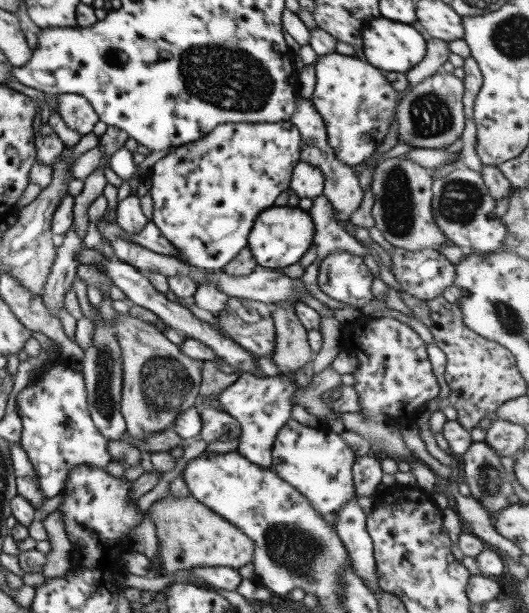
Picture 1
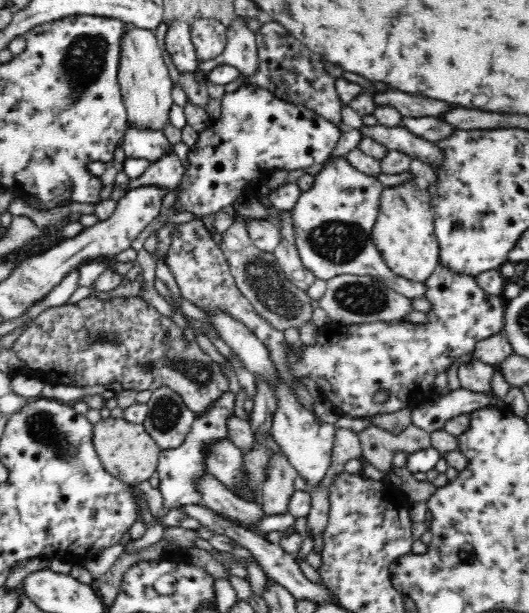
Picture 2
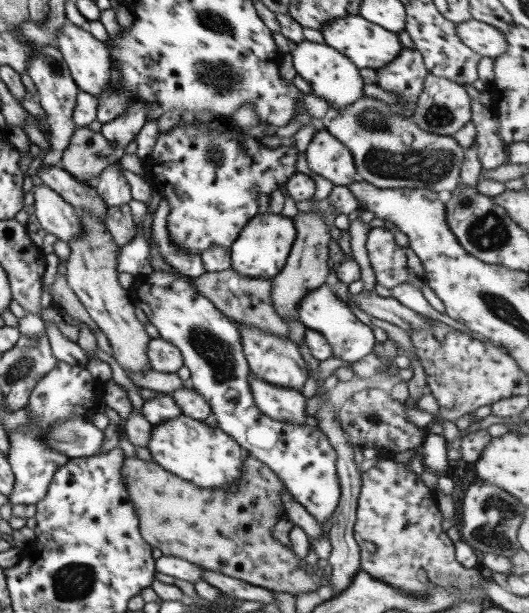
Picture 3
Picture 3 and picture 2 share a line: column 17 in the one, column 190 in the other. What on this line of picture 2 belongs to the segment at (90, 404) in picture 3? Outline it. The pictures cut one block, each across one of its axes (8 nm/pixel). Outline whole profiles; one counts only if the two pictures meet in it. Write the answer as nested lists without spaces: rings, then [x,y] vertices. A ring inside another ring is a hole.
[[[232,391],[222,392],[218,400],[204,412],[204,417],[197,417],[192,428],[187,432],[184,442],[178,448],[161,450],[157,471],[160,479],[159,490],[164,499],[164,507],[174,509],[187,505],[202,505],[204,499],[198,493],[195,482],[205,472],[205,450],[218,439],[229,439],[226,422],[234,414],[235,396]]]

